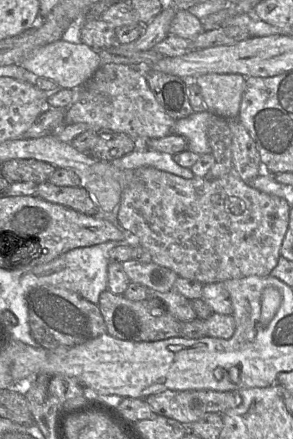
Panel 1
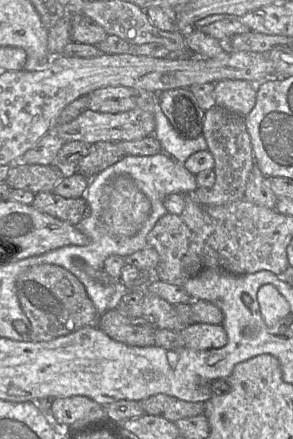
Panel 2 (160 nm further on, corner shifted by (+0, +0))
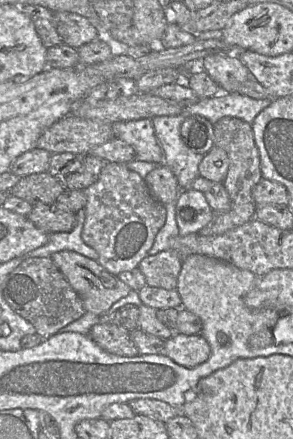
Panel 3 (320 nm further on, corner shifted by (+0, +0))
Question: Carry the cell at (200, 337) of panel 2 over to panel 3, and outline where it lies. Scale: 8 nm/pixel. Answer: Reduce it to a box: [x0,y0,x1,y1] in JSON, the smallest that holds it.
[164,333,210,367]

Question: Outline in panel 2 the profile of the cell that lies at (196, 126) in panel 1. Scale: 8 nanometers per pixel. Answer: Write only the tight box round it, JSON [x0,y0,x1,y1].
[154,104,208,164]

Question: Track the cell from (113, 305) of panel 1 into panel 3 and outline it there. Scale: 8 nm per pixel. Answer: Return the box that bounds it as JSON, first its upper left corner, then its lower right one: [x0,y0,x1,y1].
[90,323,139,357]

